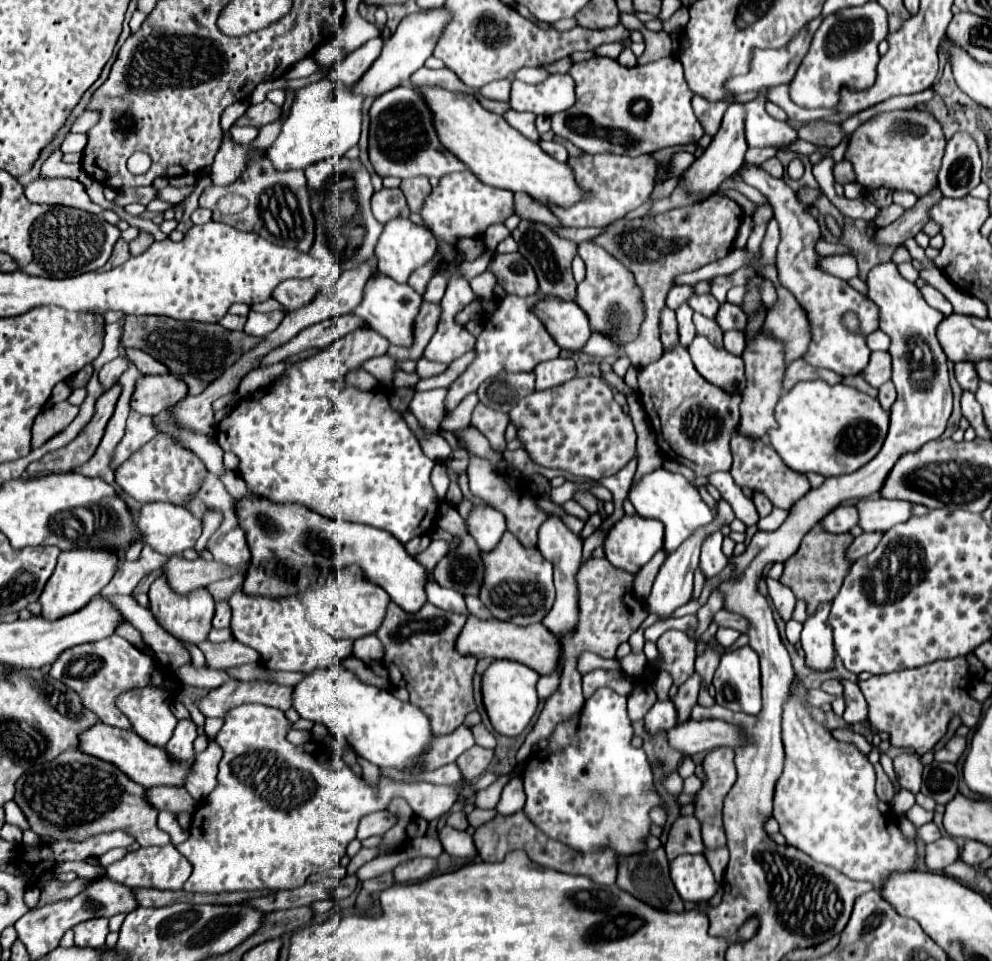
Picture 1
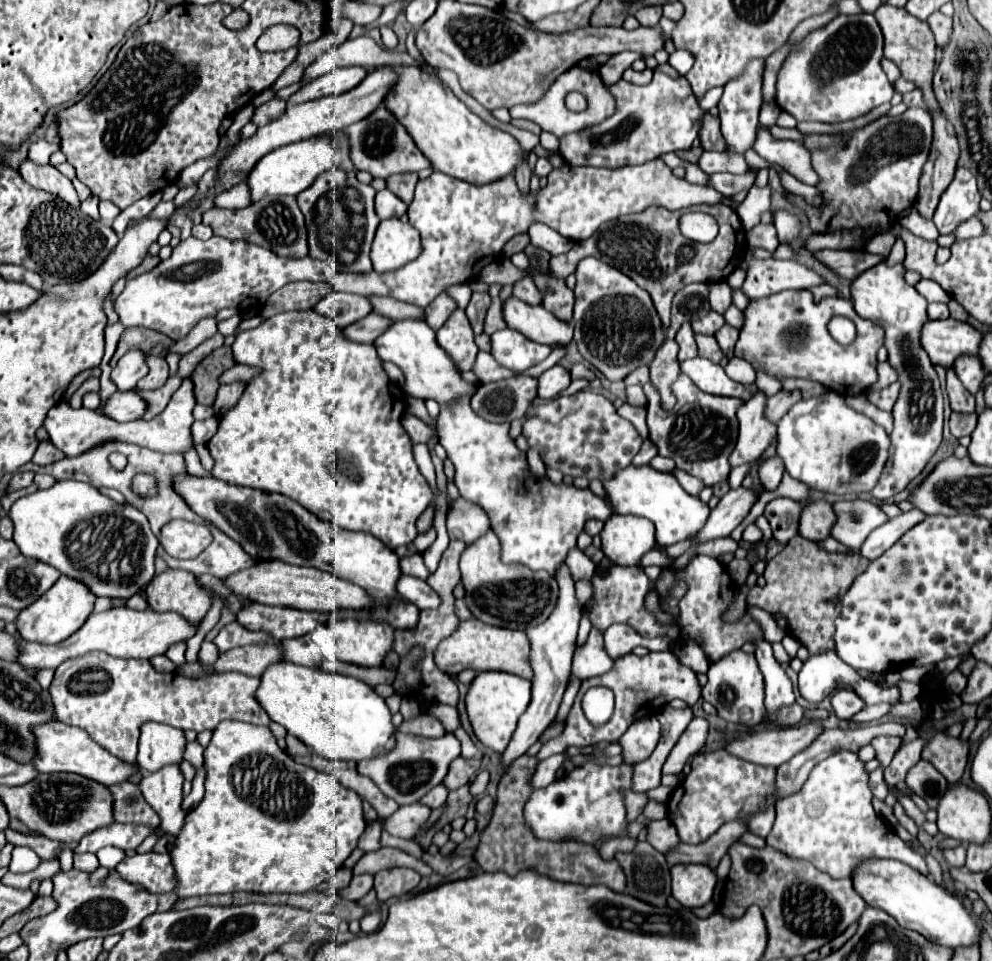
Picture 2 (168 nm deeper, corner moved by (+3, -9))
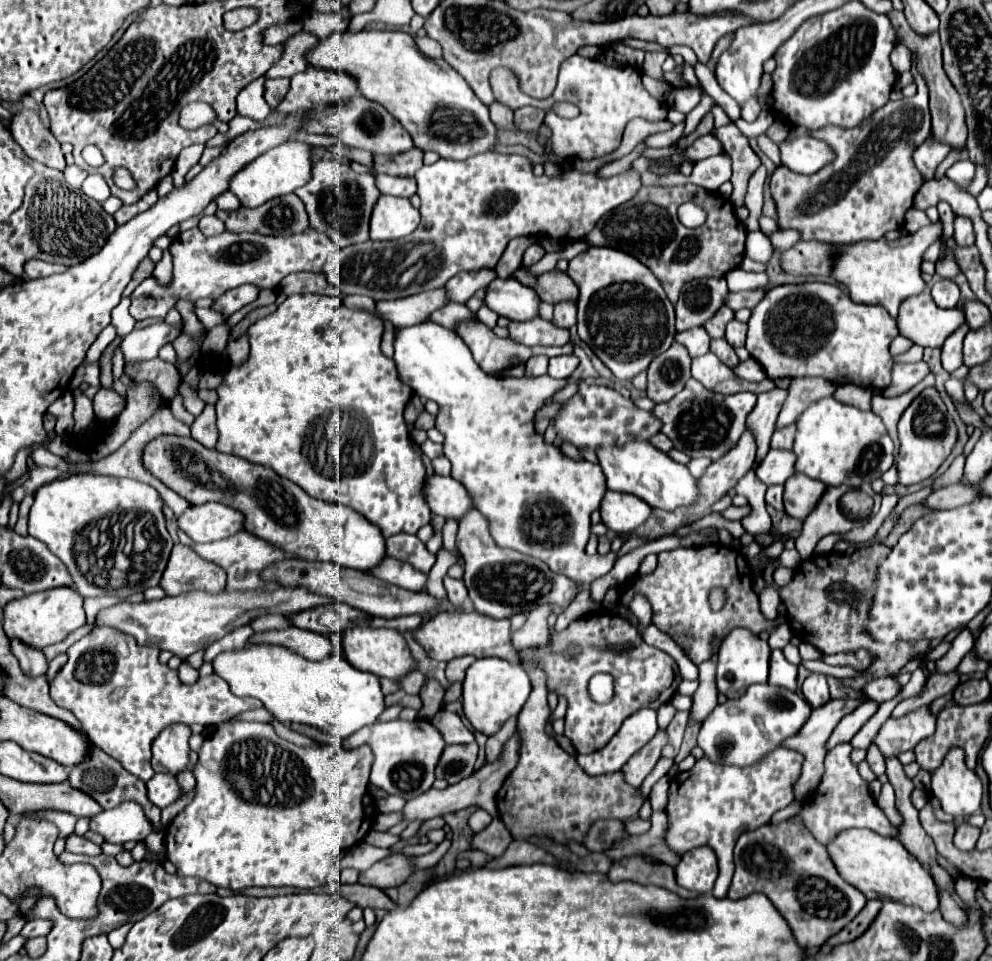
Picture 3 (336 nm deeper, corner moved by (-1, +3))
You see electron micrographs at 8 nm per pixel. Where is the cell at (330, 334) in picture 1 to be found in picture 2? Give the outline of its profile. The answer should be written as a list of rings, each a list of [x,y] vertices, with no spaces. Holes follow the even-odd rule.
[[[370,312],[366,318],[350,324],[350,328],[346,328],[344,334],[350,336],[350,340],[372,344],[386,328],[390,328],[390,320],[392,318],[388,316],[378,316],[376,312]]]

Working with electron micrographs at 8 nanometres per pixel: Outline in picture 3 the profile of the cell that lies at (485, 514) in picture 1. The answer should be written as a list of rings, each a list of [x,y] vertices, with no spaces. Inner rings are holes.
[[[434,476],[426,486],[424,494],[428,500],[428,506],[434,514],[440,514],[444,518],[452,518],[460,522],[472,508],[474,500],[464,488],[462,482],[454,478],[444,478],[444,476]]]

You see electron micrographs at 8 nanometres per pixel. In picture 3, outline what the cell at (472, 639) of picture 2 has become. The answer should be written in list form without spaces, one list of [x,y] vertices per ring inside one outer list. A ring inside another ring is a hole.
[[[450,610],[450,612],[438,612],[432,620],[424,622],[416,632],[414,638],[418,644],[426,648],[430,658],[434,660],[444,660],[450,662],[452,658],[458,656],[476,656],[476,658],[486,658],[486,656],[498,656],[508,662],[520,664],[520,654],[512,646],[512,634],[510,634],[510,620],[496,620],[490,616],[482,616],[478,612],[462,612],[462,610]]]

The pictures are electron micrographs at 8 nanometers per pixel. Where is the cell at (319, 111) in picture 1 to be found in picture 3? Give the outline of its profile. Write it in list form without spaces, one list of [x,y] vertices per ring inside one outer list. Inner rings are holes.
[[[290,140],[286,144],[280,144],[280,146],[264,152],[262,156],[252,160],[252,164],[242,168],[232,178],[230,190],[242,200],[242,206],[254,208],[254,206],[264,204],[270,198],[284,196],[284,194],[294,192],[296,188],[304,186],[306,182],[310,182],[310,174],[312,174],[312,146],[306,142],[300,142],[300,140]]]

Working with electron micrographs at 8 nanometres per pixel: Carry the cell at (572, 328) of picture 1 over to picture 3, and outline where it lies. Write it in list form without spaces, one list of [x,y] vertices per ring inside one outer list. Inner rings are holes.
[[[496,278],[488,284],[486,306],[498,316],[506,316],[516,322],[526,322],[538,316],[540,298],[530,286],[524,286],[516,278]]]

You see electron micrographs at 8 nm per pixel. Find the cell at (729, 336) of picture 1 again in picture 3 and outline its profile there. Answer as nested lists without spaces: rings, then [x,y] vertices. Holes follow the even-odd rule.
[[[748,358],[748,360],[738,362],[732,370],[734,370],[736,376],[740,376],[744,380],[750,380],[750,382],[760,382],[760,380],[766,378],[766,372],[762,370],[762,366],[754,358]]]

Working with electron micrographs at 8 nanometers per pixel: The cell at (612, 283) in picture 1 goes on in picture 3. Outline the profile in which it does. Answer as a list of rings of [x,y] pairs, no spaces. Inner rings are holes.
[[[592,246],[570,260],[568,274],[580,290],[578,336],[618,380],[632,380],[654,356],[670,348],[676,334],[674,306],[644,264],[614,248]]]

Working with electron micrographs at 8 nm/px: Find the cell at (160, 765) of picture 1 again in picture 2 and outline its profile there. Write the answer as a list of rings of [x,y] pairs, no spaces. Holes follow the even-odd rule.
[[[62,722],[38,724],[38,726],[34,726],[34,738],[36,738],[34,766],[46,774],[72,772],[72,774],[80,774],[84,778],[90,778],[90,780],[96,780],[100,784],[110,786],[110,784],[118,784],[118,782],[128,780],[130,774],[134,774],[138,770],[138,766],[124,764],[122,760],[118,760],[116,756],[106,752],[102,746],[94,744],[94,740],[90,740],[86,736],[86,732],[82,732],[76,726],[68,726]]]

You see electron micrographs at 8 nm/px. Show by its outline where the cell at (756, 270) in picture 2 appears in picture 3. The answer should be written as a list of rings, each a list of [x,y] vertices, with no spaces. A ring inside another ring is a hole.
[[[748,232],[746,236],[746,256],[750,260],[756,260],[756,262],[762,262],[762,264],[770,264],[772,260],[772,242],[760,232]]]

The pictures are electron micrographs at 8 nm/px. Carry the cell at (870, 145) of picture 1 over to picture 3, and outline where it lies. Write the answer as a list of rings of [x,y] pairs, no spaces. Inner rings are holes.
[[[916,64],[910,72],[914,78],[920,78],[918,94],[888,102],[854,128],[824,126],[812,132],[804,126],[792,128],[796,134],[824,140],[834,152],[834,160],[810,176],[796,174],[786,166],[776,168],[770,192],[778,206],[778,226],[782,230],[796,228],[802,232],[802,240],[856,244],[860,240],[880,240],[886,232],[902,228],[904,214],[924,184],[914,166],[912,152],[930,136],[928,88],[922,76],[918,76]]]

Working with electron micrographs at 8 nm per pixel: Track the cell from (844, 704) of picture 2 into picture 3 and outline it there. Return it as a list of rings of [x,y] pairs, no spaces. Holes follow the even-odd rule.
[[[876,678],[866,682],[862,688],[862,694],[874,702],[886,702],[894,698],[898,692],[900,692],[900,686],[894,678]]]

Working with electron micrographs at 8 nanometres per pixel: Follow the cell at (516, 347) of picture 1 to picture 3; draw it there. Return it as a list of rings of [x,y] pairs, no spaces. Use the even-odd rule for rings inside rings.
[[[540,316],[528,322],[510,322],[510,338],[524,346],[564,346],[570,340],[570,332],[558,328]]]

